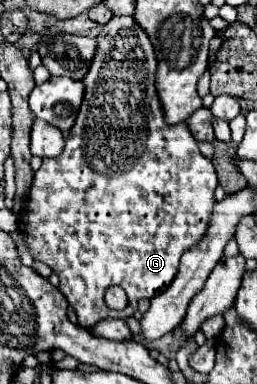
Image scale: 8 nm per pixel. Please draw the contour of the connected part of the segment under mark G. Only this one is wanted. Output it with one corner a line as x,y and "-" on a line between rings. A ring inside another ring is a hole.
113,16
111,22
107,22
101,30
101,34
97,36
99,46
97,46
97,54
91,62
89,74
83,78
85,84
85,98
83,104
79,108
79,116
75,126
71,128
71,136
65,142
65,150
57,156
57,158
45,158
41,168
37,170
37,174
33,176
29,194
27,194
27,204
25,210
19,216
19,230
23,230
25,234
25,242
33,254
33,260
39,260
43,264
47,264
57,276
59,276
59,290
61,294
67,298
69,306
77,312
79,318
79,326
91,330
99,320
105,318
129,318
133,316
137,302
141,298
153,298
157,294
161,294
163,290
167,290
167,286
173,282
177,268
179,268
179,258
185,250
189,250
195,242
199,242
209,226
209,218
215,206
213,200
213,192
217,186
217,174
213,164
199,152
195,138
191,136
191,132
187,130
187,126
181,122
177,126
169,126
163,120
163,112
161,112
161,104
159,104
159,96
155,92
155,70
157,70
157,60
155,60
155,52
153,46
149,42
149,36
135,24
135,20
131,16
-
109,286
121,286
127,296
129,296
129,304
125,310
117,312
107,308
103,294

